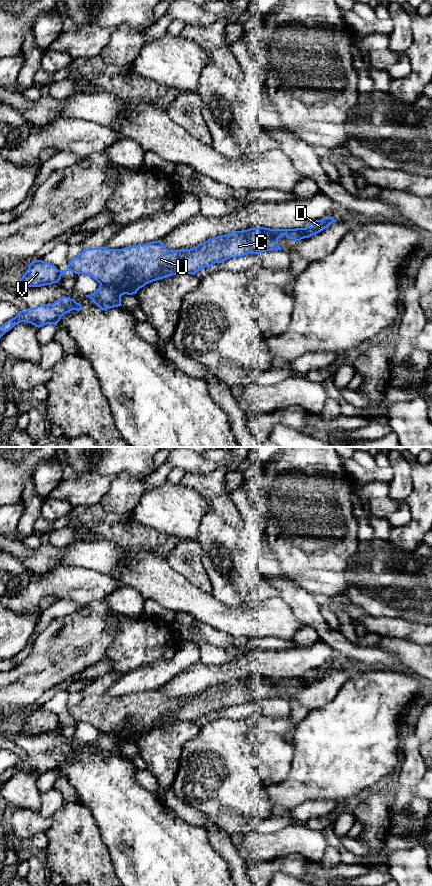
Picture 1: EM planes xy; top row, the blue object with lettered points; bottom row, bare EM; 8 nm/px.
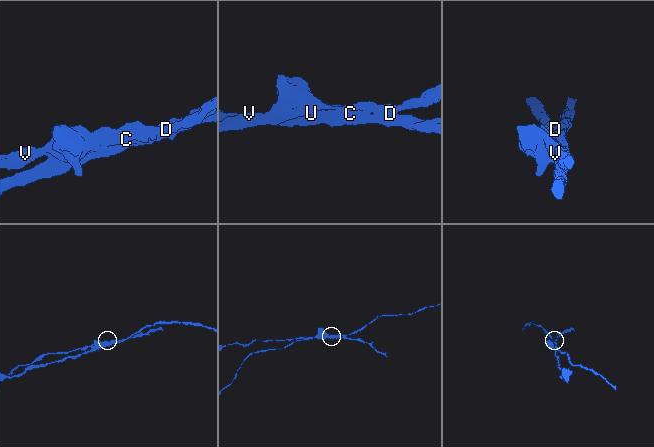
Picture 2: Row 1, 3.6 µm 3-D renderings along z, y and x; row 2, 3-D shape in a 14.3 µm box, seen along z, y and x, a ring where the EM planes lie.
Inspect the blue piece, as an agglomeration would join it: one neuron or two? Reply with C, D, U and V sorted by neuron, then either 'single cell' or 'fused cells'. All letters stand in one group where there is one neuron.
groups C / D U V; fused cells

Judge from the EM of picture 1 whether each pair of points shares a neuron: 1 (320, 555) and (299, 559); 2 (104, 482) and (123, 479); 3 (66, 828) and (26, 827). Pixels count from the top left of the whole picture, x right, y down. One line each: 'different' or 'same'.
1: same
2: different
3: different

